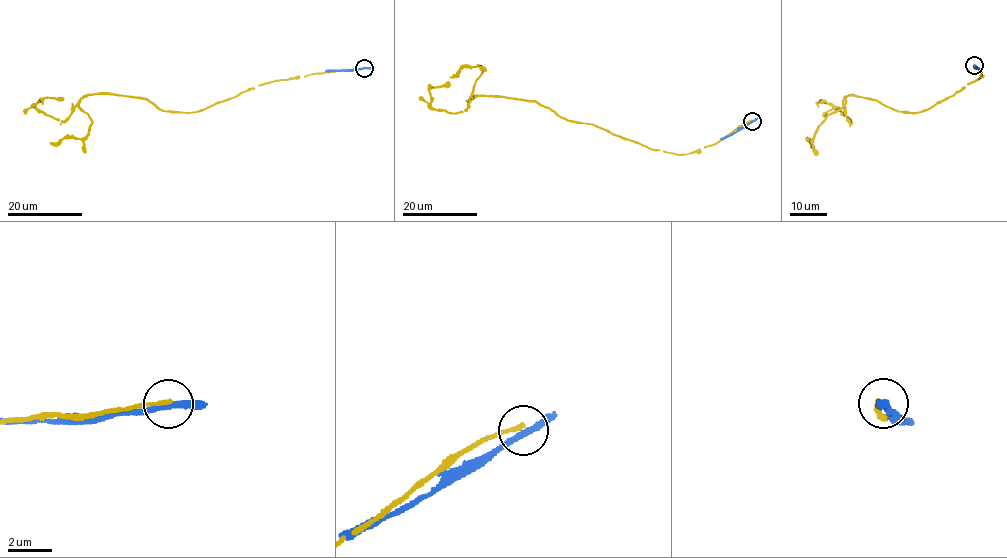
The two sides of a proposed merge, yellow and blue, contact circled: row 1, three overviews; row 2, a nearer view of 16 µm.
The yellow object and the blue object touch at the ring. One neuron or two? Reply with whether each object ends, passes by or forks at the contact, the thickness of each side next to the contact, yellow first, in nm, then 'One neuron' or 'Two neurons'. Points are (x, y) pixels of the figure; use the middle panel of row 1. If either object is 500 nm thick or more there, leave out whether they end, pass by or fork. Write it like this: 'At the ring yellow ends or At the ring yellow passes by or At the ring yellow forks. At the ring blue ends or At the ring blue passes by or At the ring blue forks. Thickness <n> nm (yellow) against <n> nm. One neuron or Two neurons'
At the ring yellow ends. At the ring blue passes by. Thickness 190 nm (yellow) against 280 nm. Two neurons

